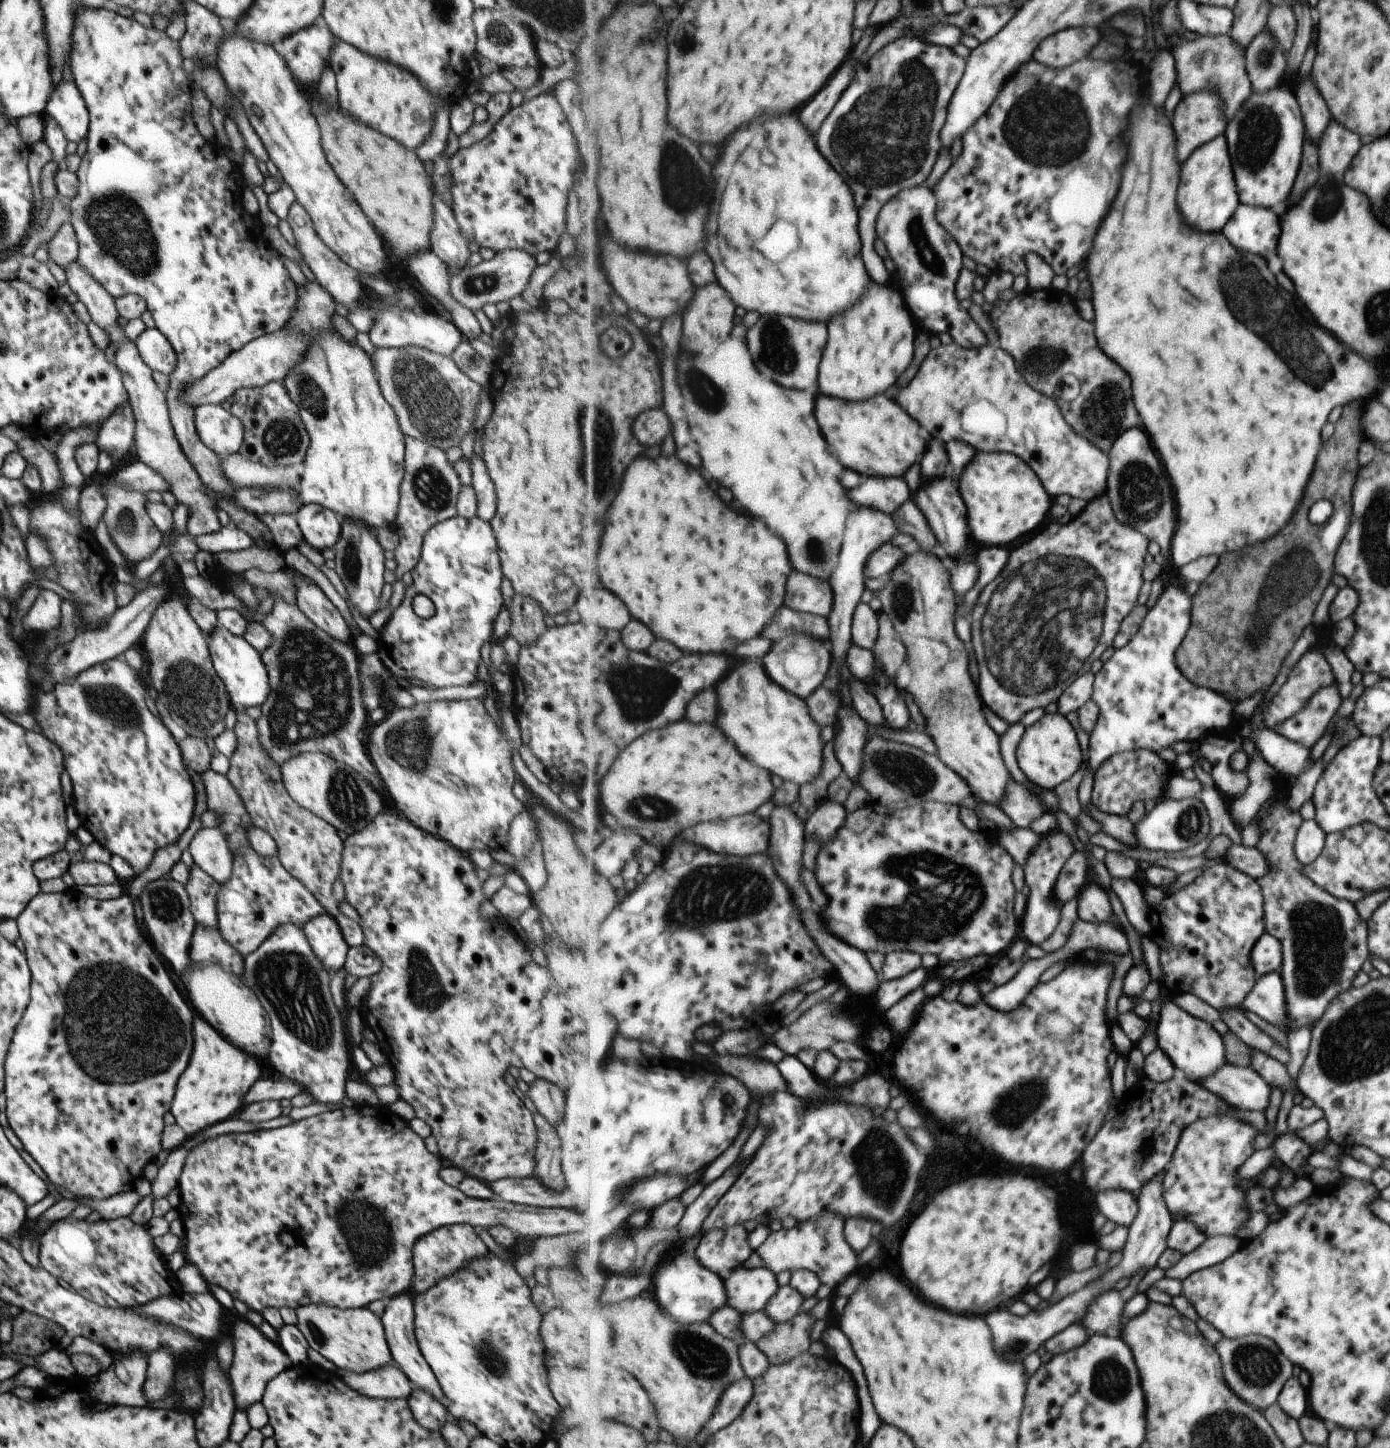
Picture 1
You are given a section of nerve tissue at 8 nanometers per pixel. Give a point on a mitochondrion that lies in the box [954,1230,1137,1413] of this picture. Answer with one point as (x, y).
(1110, 1382)

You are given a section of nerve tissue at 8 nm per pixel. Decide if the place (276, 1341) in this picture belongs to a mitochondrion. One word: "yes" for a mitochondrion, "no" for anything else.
no

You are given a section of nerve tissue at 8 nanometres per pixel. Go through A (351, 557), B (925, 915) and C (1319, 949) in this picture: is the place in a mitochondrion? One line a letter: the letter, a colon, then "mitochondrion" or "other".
A: mitochondrion
B: mitochondrion
C: mitochondrion

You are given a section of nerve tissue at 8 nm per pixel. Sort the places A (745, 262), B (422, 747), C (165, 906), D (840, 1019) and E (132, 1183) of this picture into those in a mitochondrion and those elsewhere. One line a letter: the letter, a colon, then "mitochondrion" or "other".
A: other
B: mitochondrion
C: mitochondrion
D: mitochondrion
E: other

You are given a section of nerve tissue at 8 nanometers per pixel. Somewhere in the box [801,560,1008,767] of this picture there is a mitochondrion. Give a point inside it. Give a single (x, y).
(895, 600)

